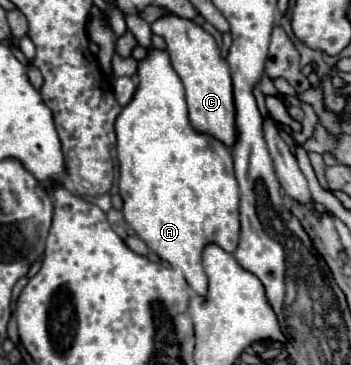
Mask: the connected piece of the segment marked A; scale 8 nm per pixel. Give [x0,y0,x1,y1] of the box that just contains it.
[116,16,240,298]

